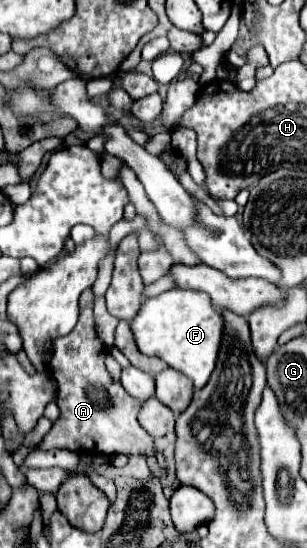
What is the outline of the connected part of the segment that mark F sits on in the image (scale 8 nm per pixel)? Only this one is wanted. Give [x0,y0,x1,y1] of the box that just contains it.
[131,290,223,388]

